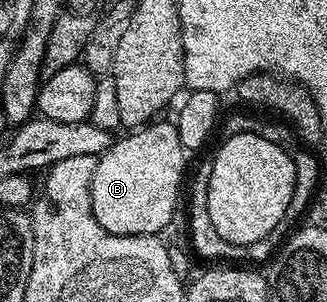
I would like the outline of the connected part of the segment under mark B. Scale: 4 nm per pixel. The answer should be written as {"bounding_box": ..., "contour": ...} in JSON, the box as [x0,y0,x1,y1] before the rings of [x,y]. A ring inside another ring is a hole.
{"bounding_box":[90,119,188,237],"contour":[[[163,119],[155,120],[135,128],[127,137],[113,142],[105,153],[98,157],[96,171],[90,184],[92,211],[96,215],[96,223],[104,227],[113,237],[144,237],[161,234],[161,229],[174,217],[174,208],[178,205],[178,192],[183,192],[182,172],[186,169],[188,150],[180,143],[177,124],[170,125]]]}

